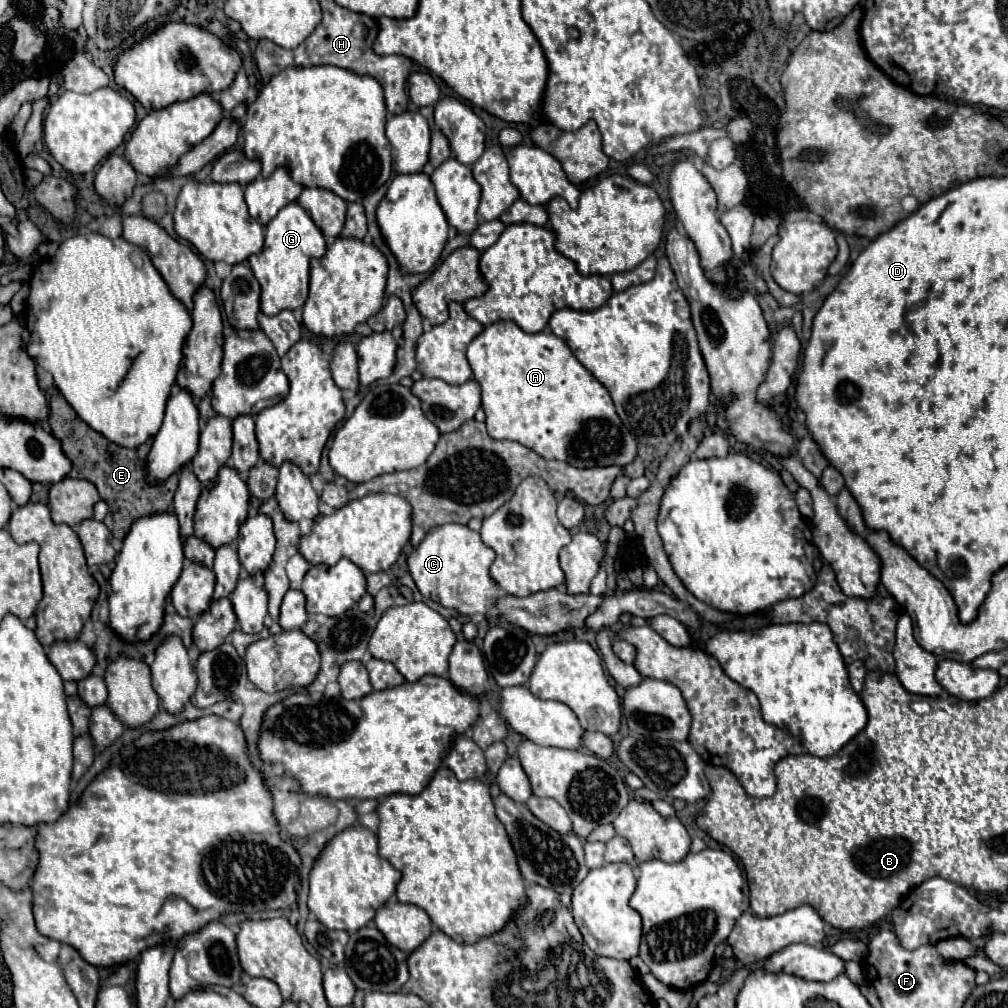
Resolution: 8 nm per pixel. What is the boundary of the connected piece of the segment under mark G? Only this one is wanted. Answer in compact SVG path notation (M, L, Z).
M298 202L284 206L276 214L276 218L270 220L270 224L266 226L266 240L262 254L248 258L250 268L262 286L260 310L266 316L276 316L282 310L296 310L304 306L308 298L310 260L322 258L324 250L326 250L324 234Z

